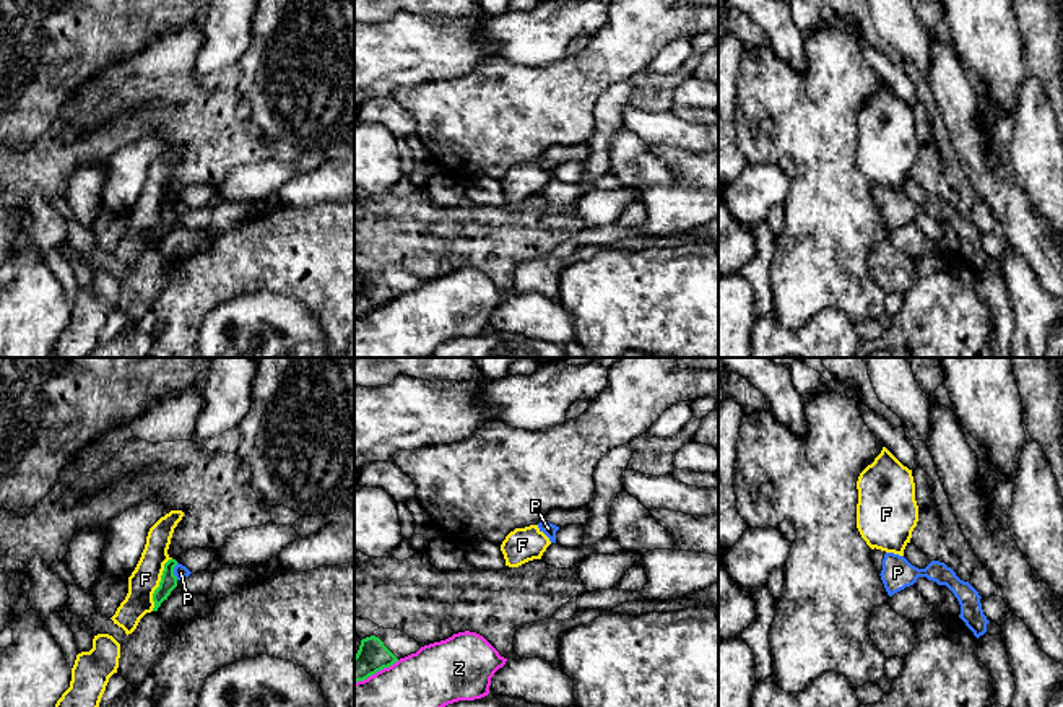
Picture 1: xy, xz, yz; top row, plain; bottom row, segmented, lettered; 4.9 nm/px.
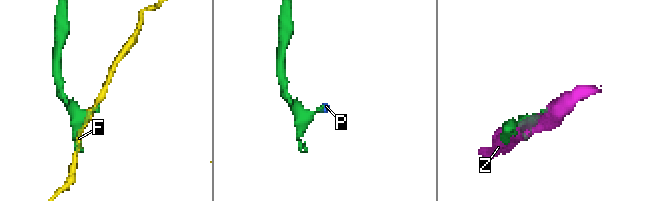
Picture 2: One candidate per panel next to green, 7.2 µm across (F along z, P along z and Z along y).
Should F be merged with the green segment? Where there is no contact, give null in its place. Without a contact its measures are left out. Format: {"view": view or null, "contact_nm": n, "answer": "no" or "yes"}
{"view": "xy", "contact_nm": 280, "answer": "no"}

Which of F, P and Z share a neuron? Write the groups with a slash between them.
F / P / Z

